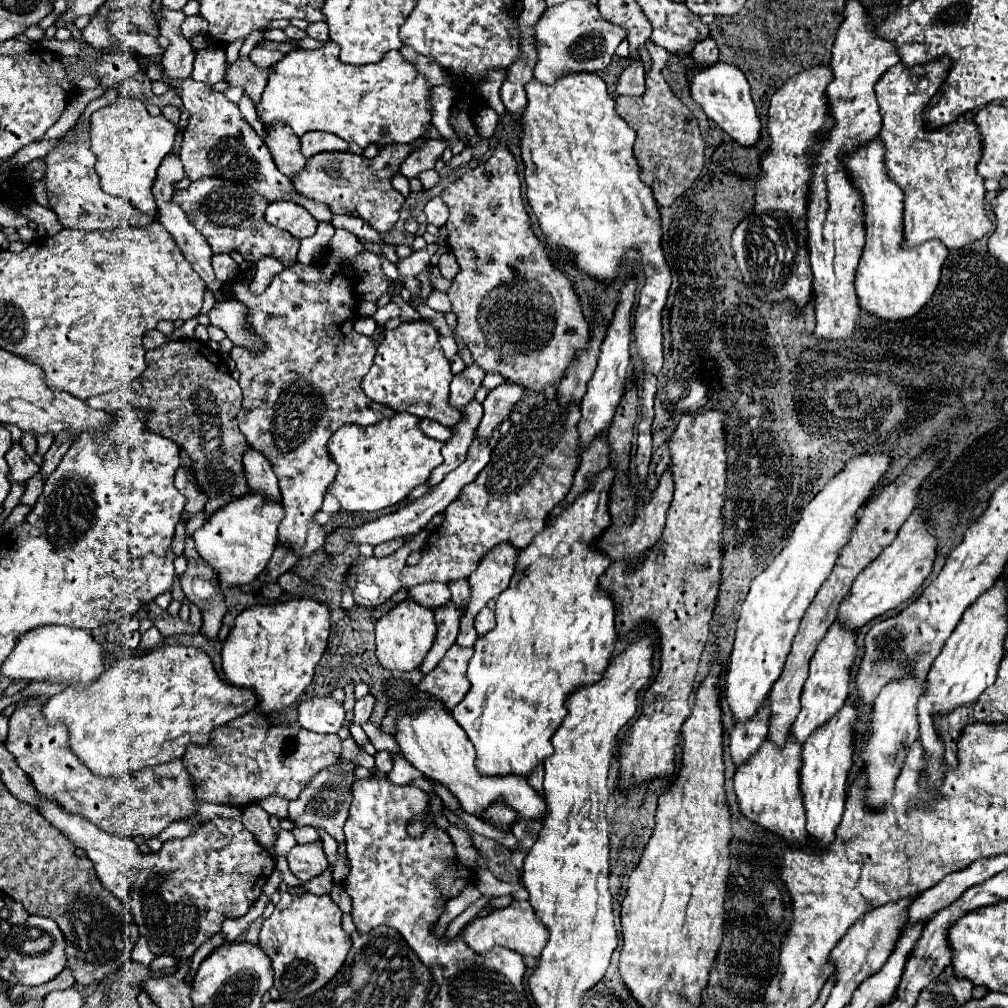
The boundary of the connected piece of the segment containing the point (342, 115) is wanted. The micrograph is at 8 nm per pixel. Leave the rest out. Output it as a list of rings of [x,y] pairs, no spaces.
[[[329,40],[317,50],[291,50],[279,62],[271,66],[267,86],[261,94],[261,100],[255,104],[259,122],[269,128],[275,122],[285,122],[293,128],[297,136],[305,132],[331,132],[345,142],[355,142],[361,148],[367,148],[371,142],[377,146],[387,144],[409,144],[421,136],[425,136],[425,126],[431,122],[431,112],[427,106],[427,92],[431,84],[401,58],[397,50],[387,52],[385,60],[367,66],[345,66],[339,60],[339,48],[335,54],[335,44]]]

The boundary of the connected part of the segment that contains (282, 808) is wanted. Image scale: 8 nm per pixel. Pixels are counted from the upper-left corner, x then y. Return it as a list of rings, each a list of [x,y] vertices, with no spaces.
[[[269,796],[261,802],[257,802],[259,806],[263,806],[271,816],[279,816],[279,818],[285,818],[287,816],[287,800],[279,798],[279,796]]]

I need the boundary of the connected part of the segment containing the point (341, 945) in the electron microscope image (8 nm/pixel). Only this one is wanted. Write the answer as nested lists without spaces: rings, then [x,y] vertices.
[[[281,892],[279,904],[275,904],[275,912],[263,922],[261,934],[259,934],[259,944],[267,952],[267,956],[273,960],[273,970],[275,970],[275,988],[281,992],[281,1000],[293,1002],[299,998],[305,998],[319,988],[323,988],[343,966],[347,952],[351,948],[351,936],[341,928],[341,916],[343,912],[339,906],[333,902],[329,894],[291,894],[291,892]]]

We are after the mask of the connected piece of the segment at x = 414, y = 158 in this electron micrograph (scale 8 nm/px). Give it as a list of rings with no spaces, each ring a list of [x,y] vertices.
[[[425,140],[425,144],[417,146],[403,162],[399,168],[399,174],[407,176],[407,178],[417,178],[419,172],[435,168],[435,162],[441,158],[445,146],[449,142],[447,140]]]

